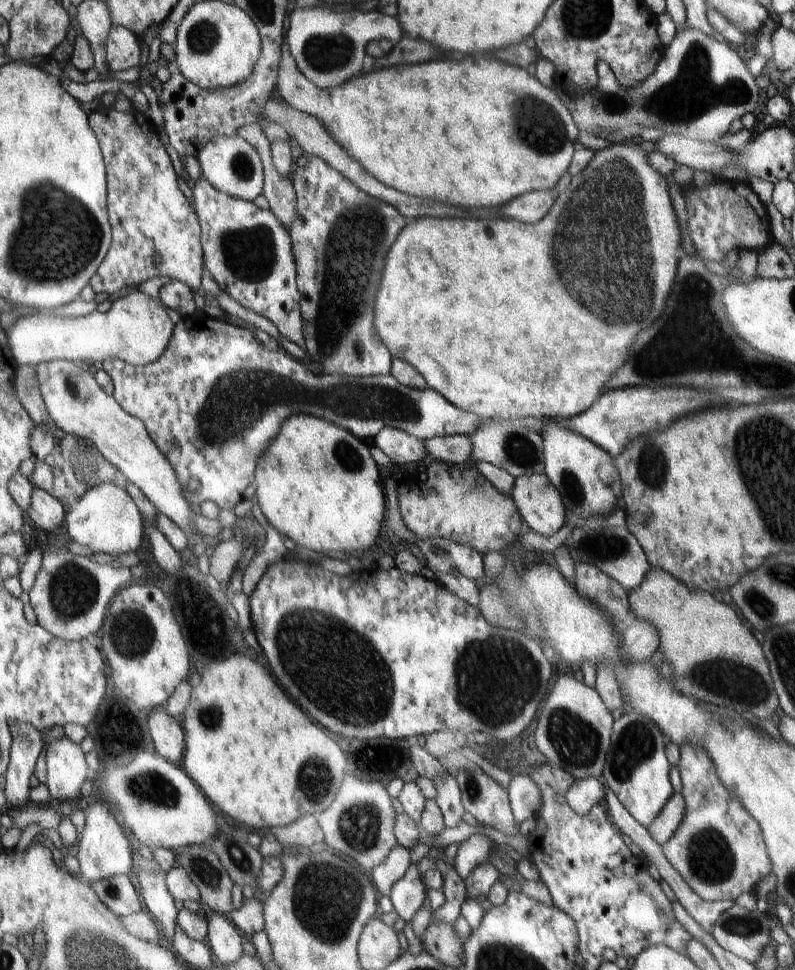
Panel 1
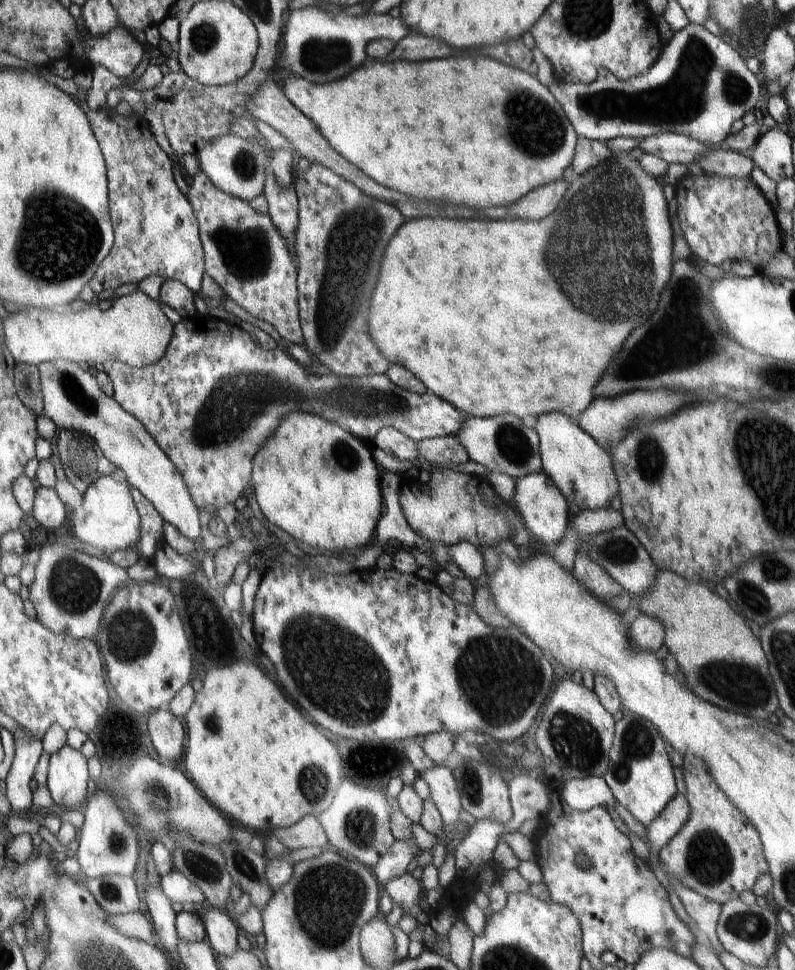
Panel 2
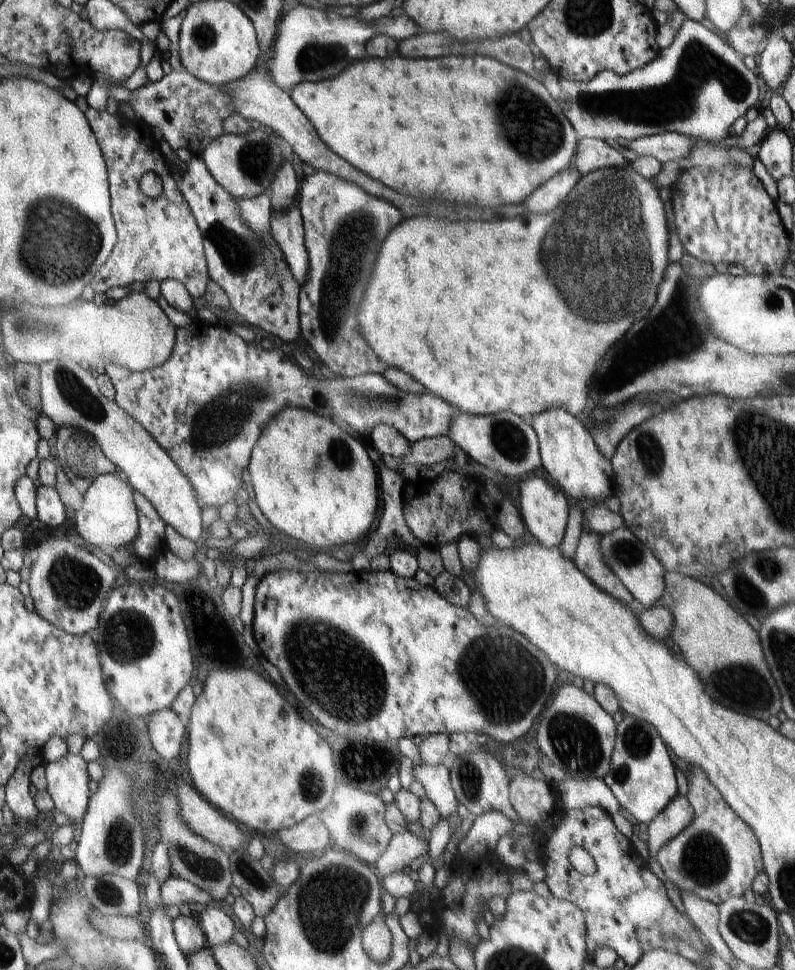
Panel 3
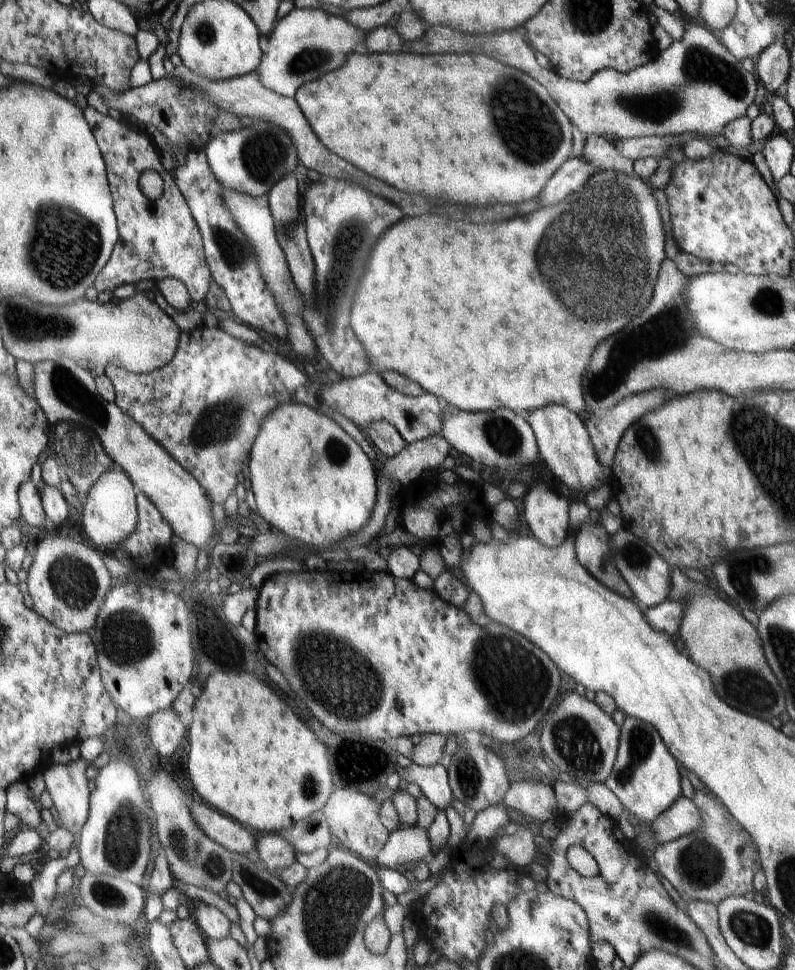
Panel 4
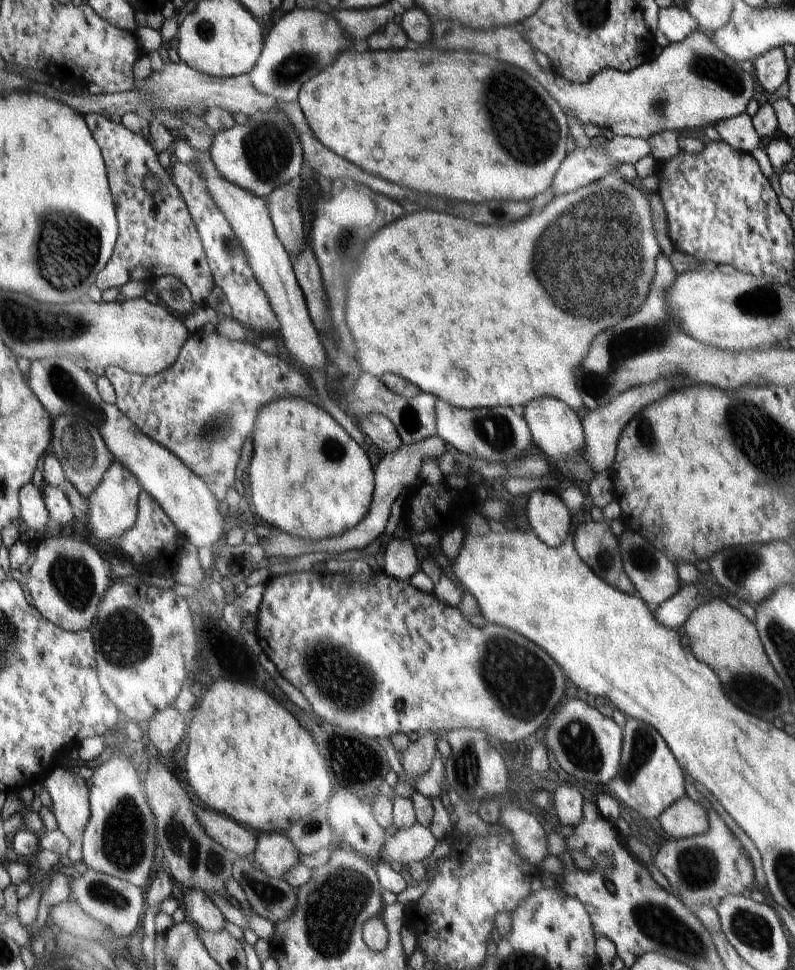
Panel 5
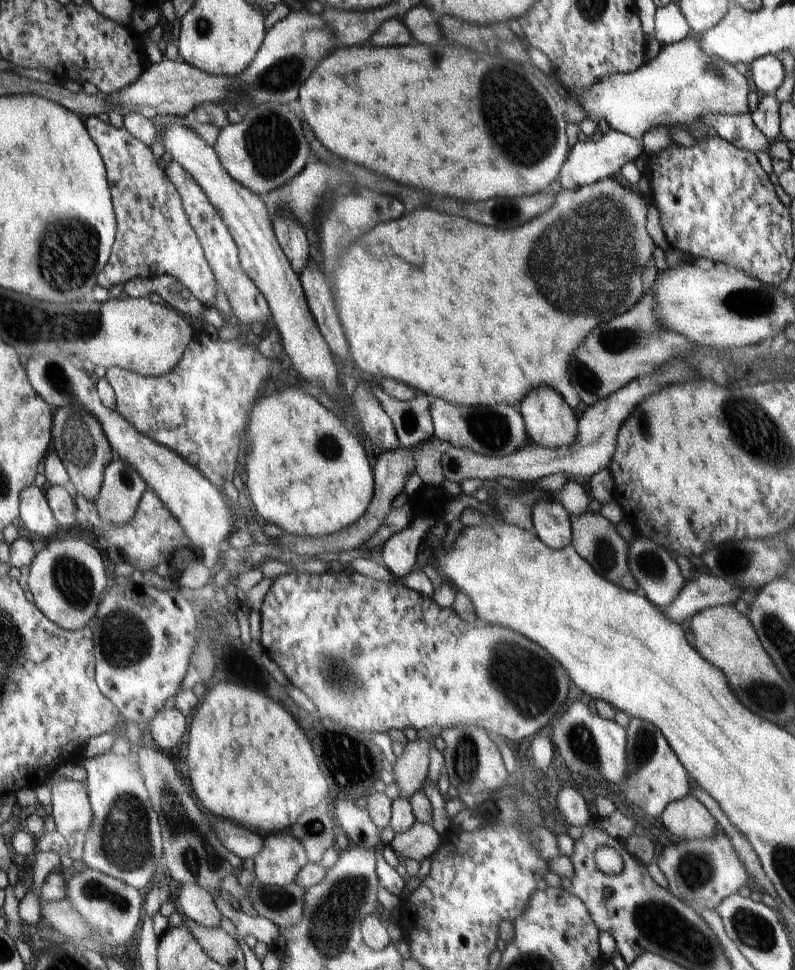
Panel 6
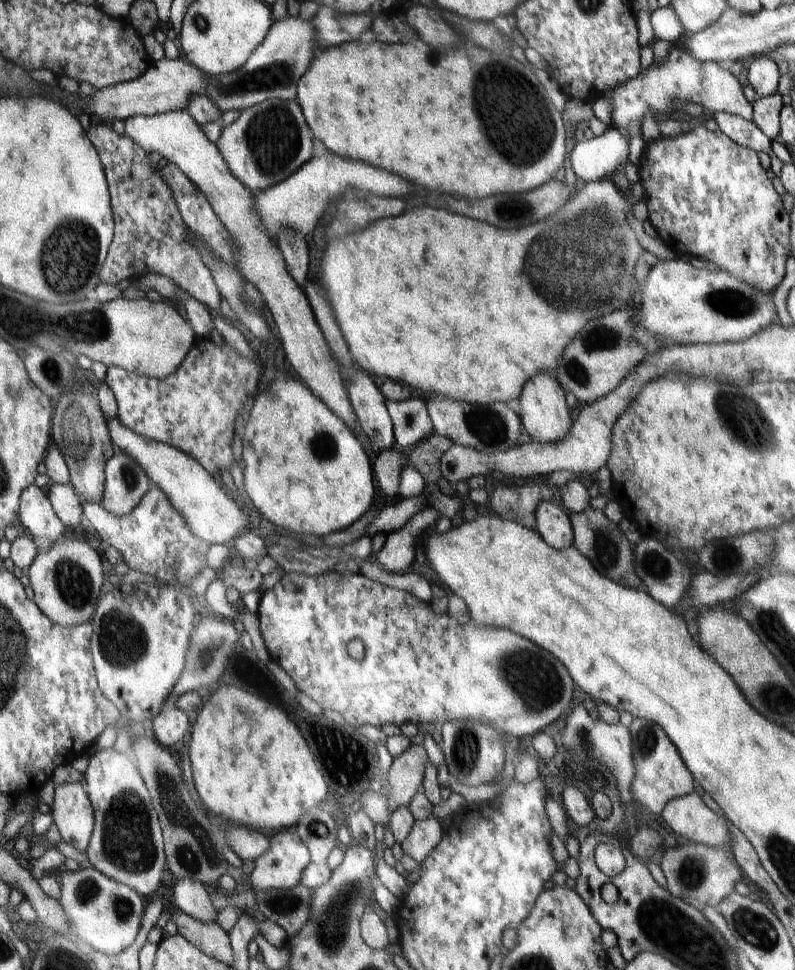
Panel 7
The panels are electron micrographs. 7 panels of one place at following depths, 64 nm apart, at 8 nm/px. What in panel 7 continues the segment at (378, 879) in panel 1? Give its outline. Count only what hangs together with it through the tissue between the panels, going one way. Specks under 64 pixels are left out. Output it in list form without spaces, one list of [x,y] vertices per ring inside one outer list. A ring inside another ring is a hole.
[[[435,816],[428,820],[415,820],[408,836],[399,843],[402,851],[419,862],[423,861],[440,844],[445,829],[440,824]]]

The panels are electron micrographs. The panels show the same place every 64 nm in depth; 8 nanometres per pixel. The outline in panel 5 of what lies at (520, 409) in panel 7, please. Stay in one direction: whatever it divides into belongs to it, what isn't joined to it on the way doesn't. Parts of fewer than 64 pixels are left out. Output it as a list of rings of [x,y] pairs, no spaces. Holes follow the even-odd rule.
[[[542,396],[542,398],[536,398],[530,404],[523,406],[522,415],[530,428],[535,450],[545,454],[554,462],[554,466],[566,477],[566,483],[590,482],[596,476],[596,472],[582,458],[586,440],[584,440],[584,428],[582,428],[581,420],[574,410],[556,398]]]

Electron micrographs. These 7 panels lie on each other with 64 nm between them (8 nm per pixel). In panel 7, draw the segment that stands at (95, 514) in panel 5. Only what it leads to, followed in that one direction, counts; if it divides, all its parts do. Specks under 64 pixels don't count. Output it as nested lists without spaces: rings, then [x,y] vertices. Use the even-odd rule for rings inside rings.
[[[116,451],[106,463],[104,482],[100,508],[118,518],[132,514],[151,487],[140,464],[120,451]]]

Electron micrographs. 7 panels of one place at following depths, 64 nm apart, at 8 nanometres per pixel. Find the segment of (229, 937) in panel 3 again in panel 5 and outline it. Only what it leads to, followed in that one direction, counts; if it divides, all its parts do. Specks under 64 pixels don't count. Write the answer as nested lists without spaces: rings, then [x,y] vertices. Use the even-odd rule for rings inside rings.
[[[185,889],[182,902],[185,902],[188,920],[197,928],[206,932],[225,929],[226,918],[203,890]]]

